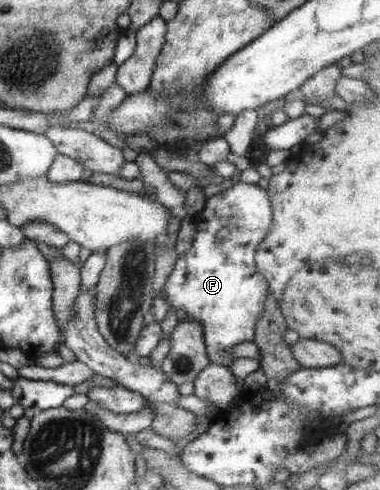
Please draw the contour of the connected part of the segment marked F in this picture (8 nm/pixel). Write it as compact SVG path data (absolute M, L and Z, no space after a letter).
M231 181L221 192L206 199L204 209L191 217L197 233L191 248L178 257L175 268L168 277L164 288L170 309L175 308L179 323L184 320L200 322L203 327L206 351L211 362L229 367L235 360L228 352L233 346L254 339L255 325L261 316L266 298L271 295L269 284L257 270L256 248L268 233L272 223L272 208L266 189L255 183Z

